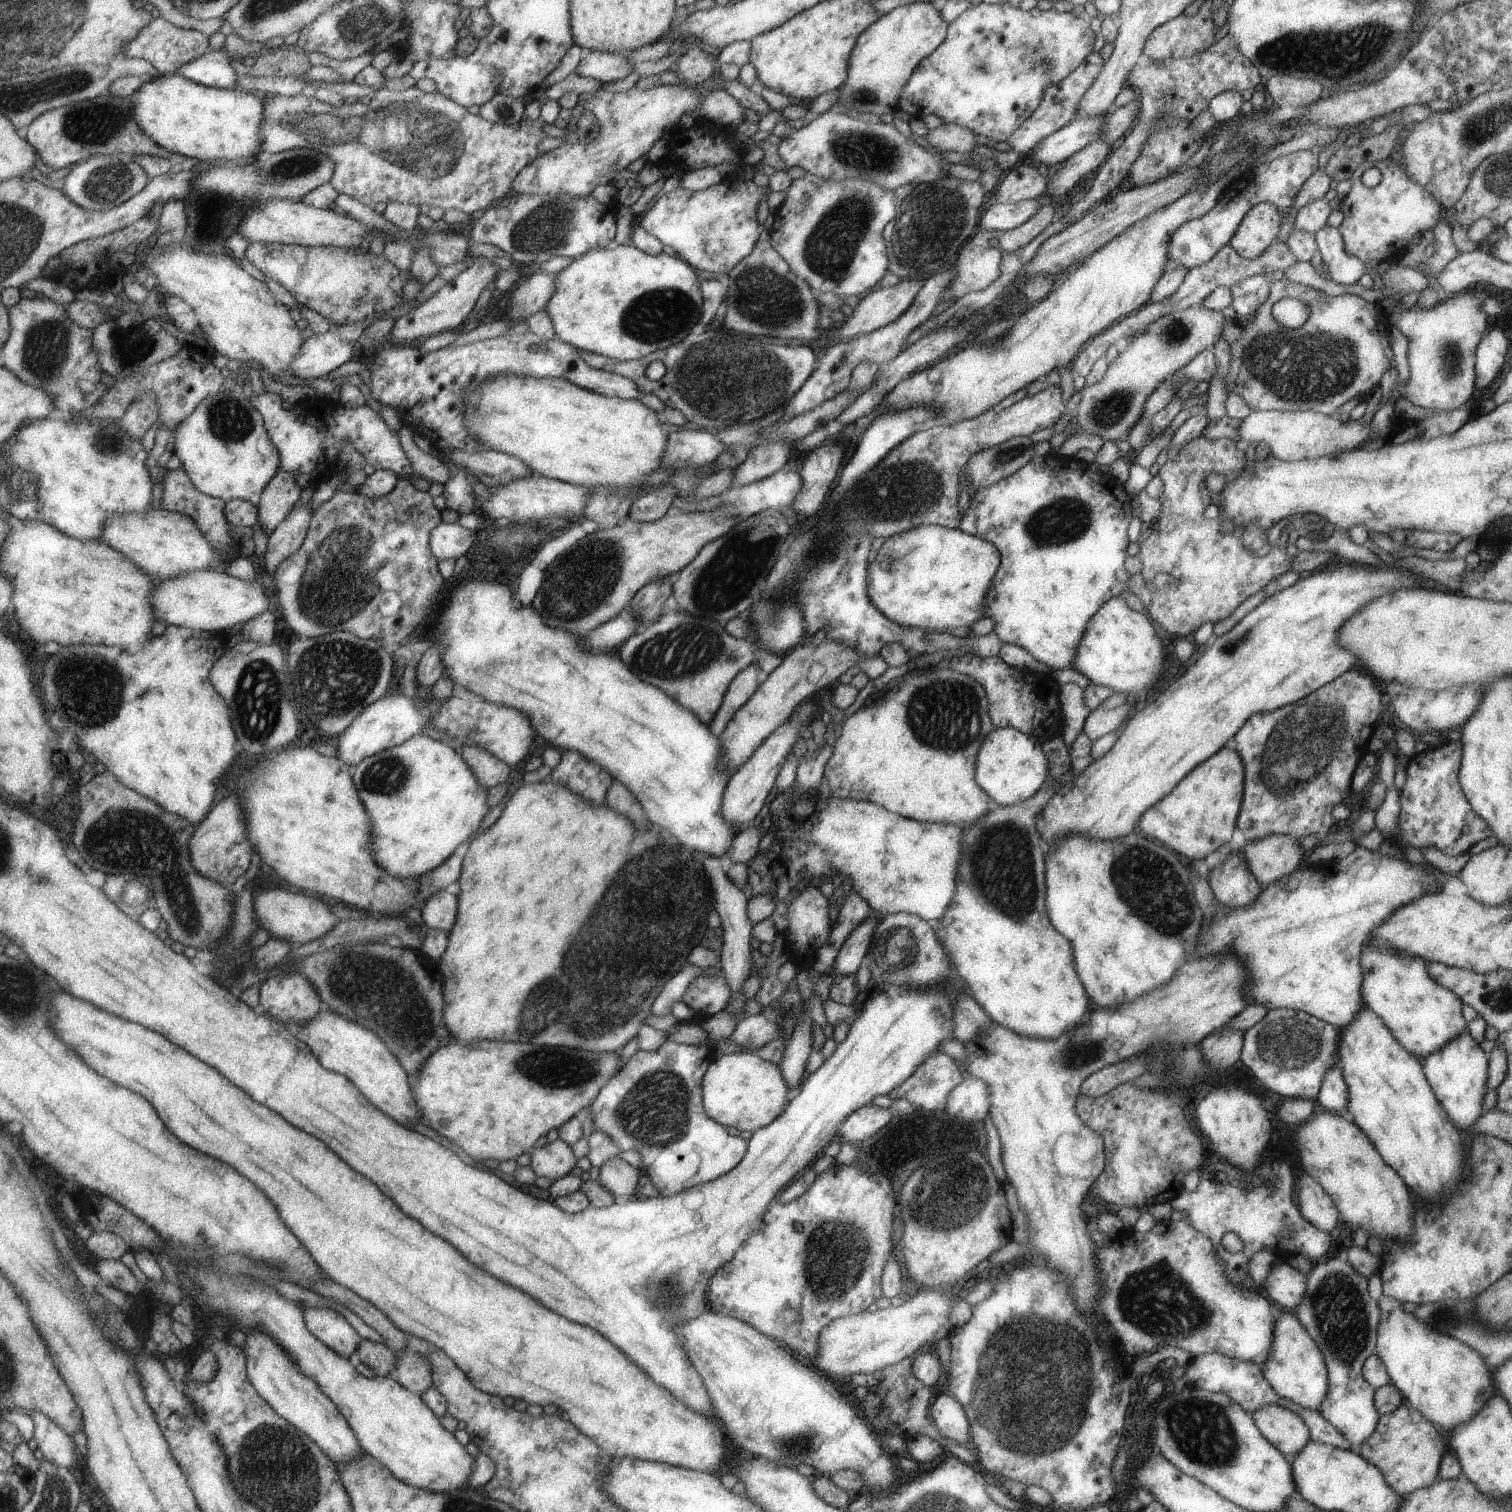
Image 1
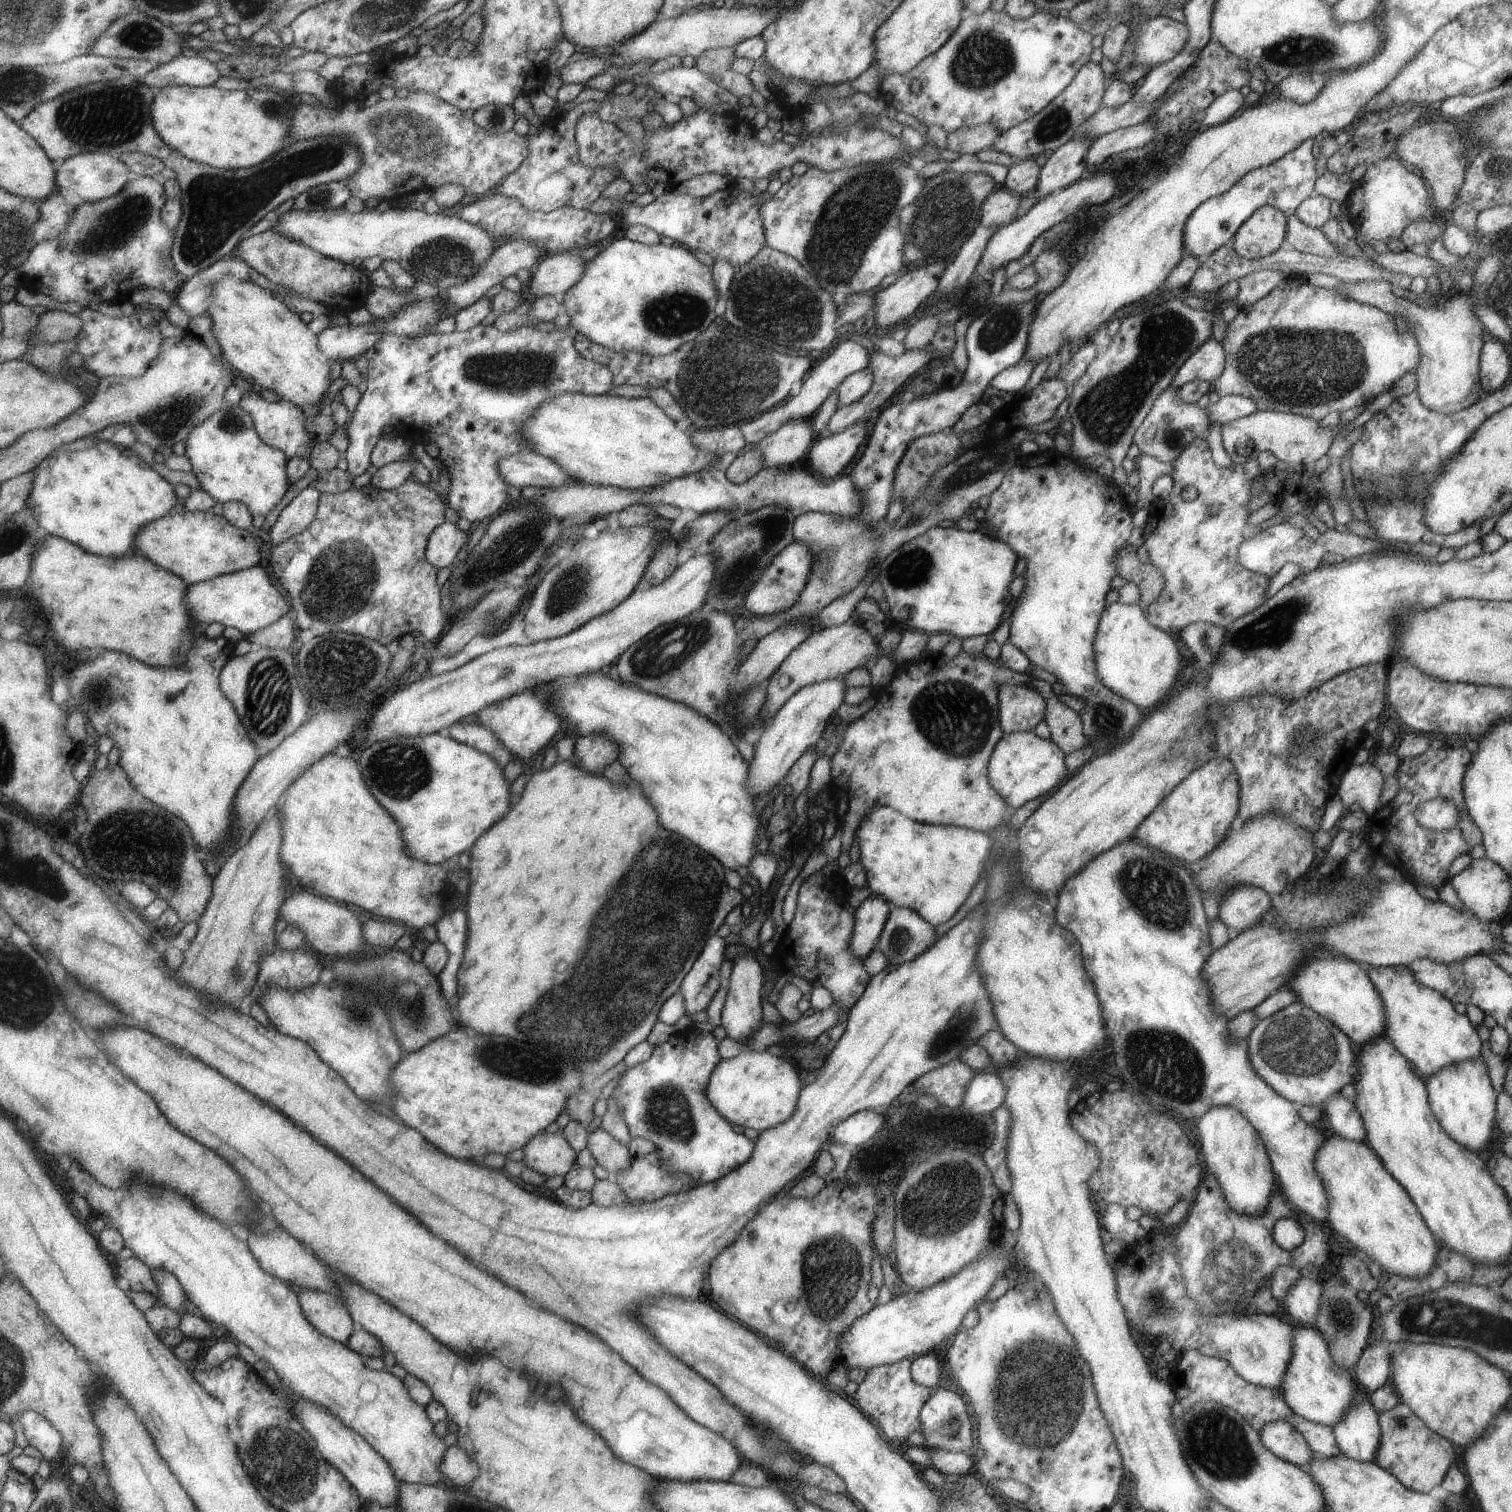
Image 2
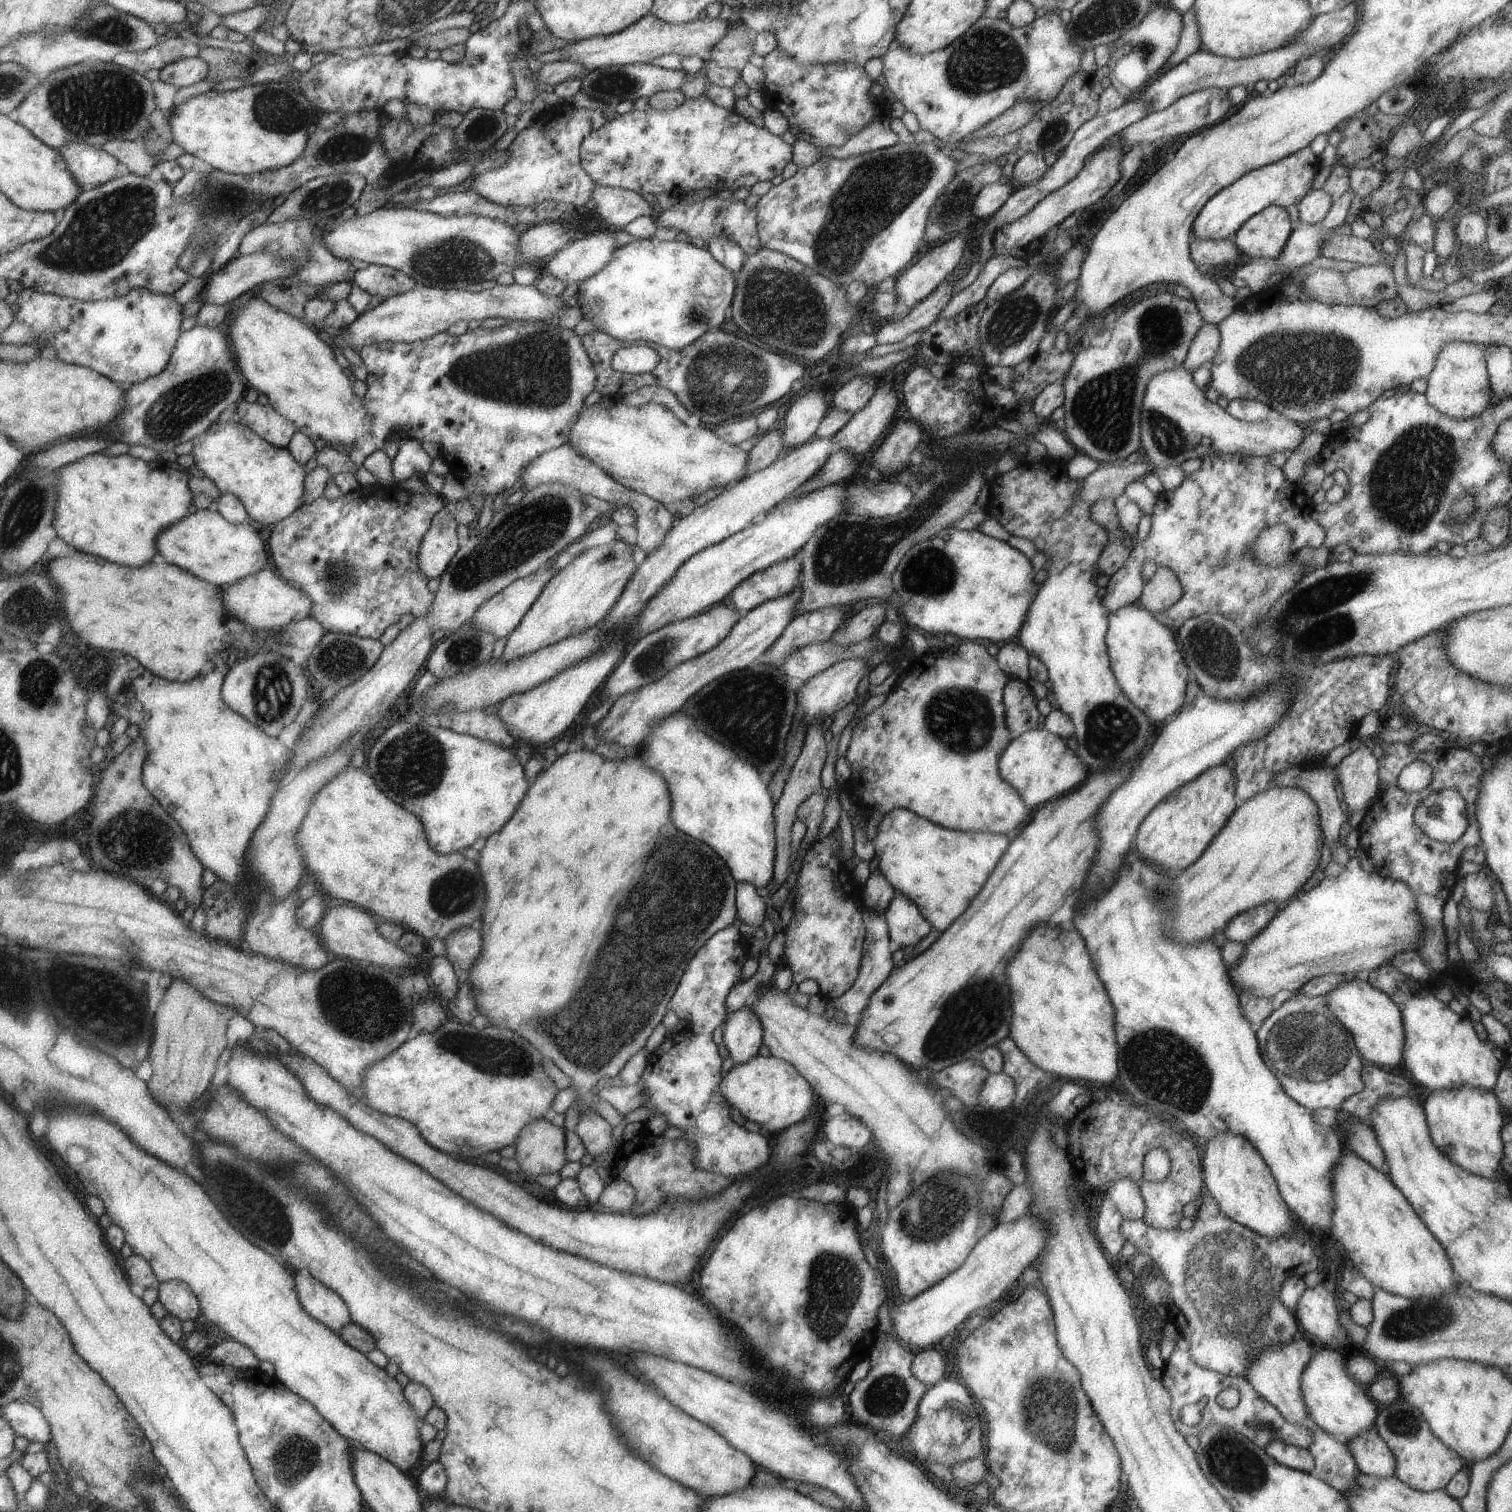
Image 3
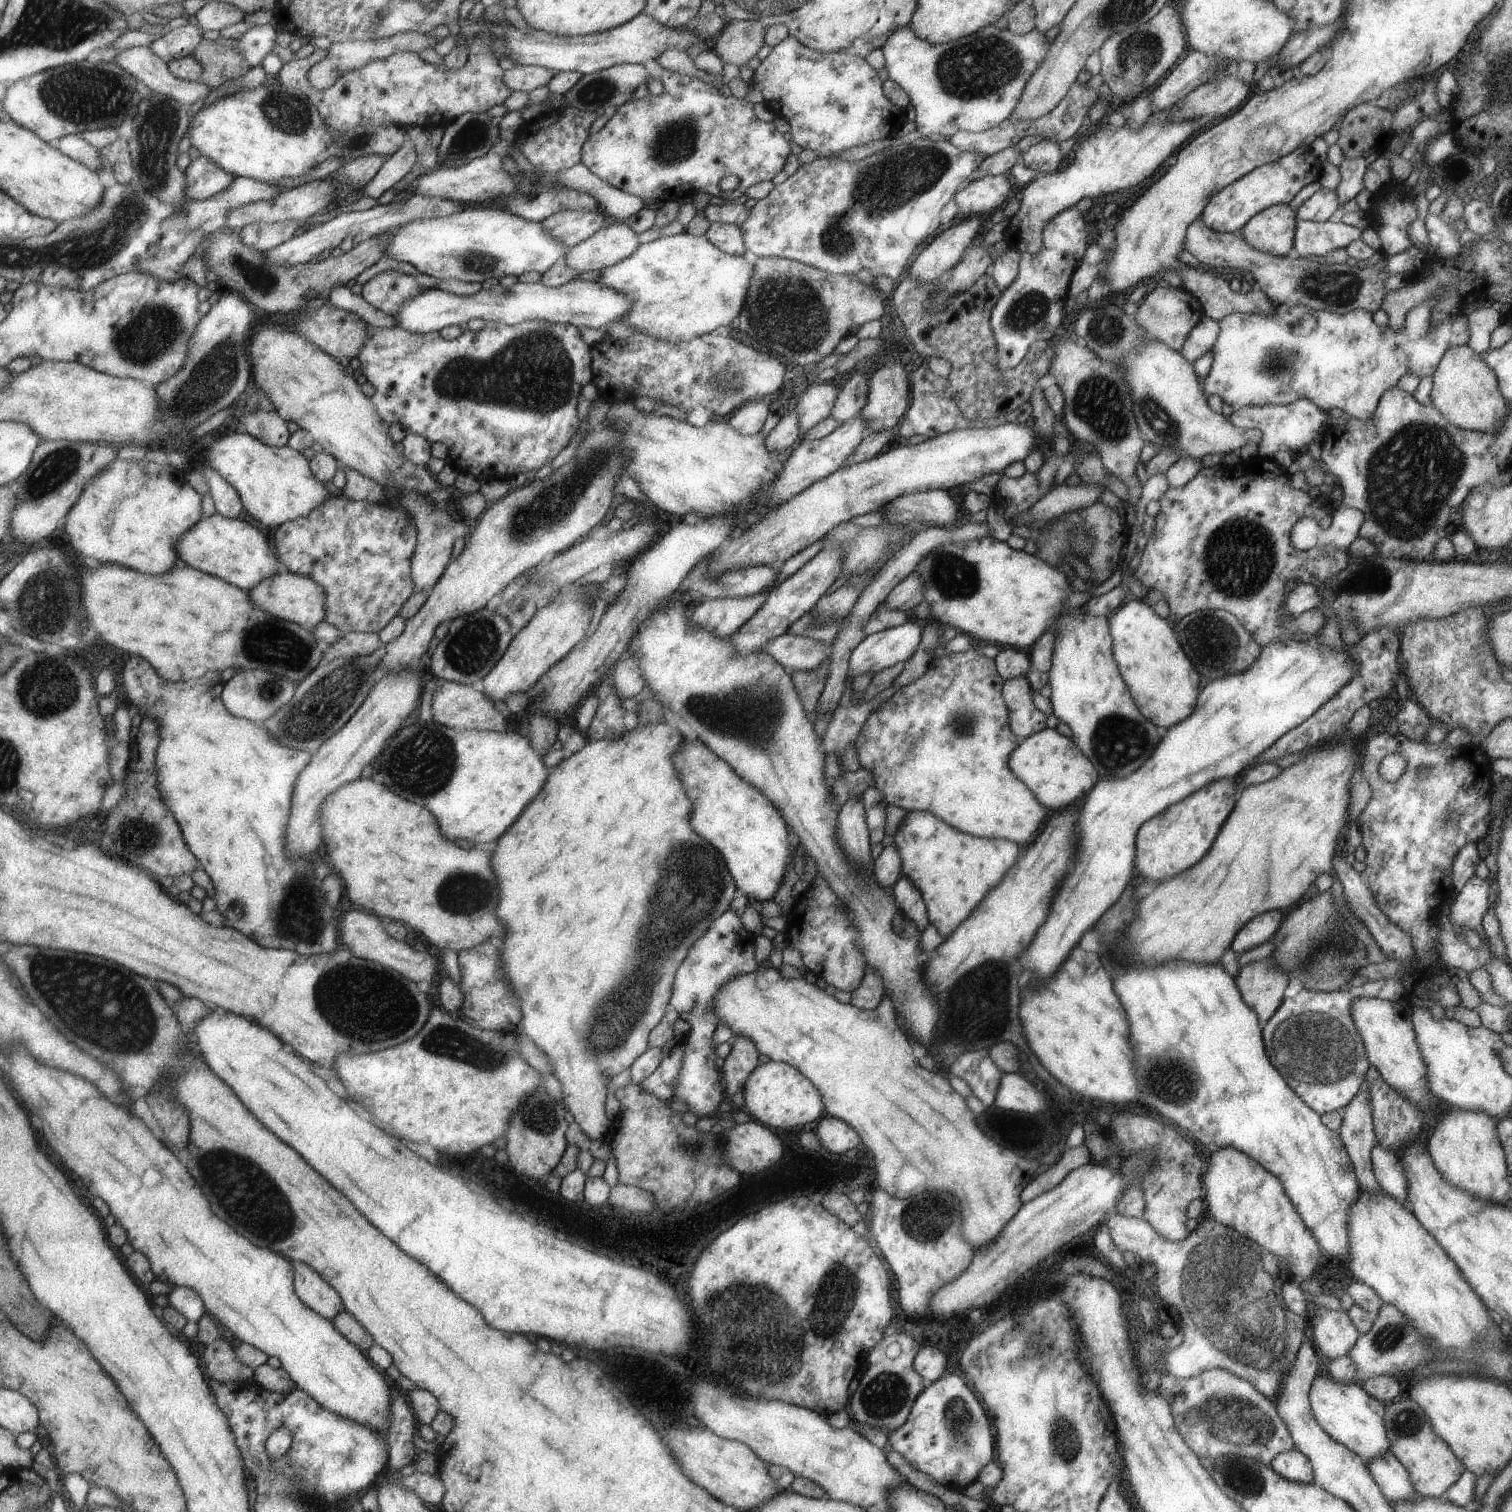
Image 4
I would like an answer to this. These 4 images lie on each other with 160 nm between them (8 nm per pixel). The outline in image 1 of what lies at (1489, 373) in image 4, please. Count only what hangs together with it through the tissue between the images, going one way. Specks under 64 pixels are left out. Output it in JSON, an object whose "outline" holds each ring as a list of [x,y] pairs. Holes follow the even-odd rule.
{"outline":[[[1469,289],[1456,295],[1450,294],[1449,299],[1437,302],[1433,307],[1420,309],[1413,306],[1405,309],[1399,304],[1387,311],[1390,326],[1399,329],[1399,332],[1407,339],[1406,357],[1409,375],[1401,396],[1409,400],[1411,404],[1431,408],[1431,410],[1452,411],[1470,398],[1476,377],[1474,371],[1476,346],[1491,326],[1491,321],[1483,312],[1480,302],[1474,296],[1474,289]]]}

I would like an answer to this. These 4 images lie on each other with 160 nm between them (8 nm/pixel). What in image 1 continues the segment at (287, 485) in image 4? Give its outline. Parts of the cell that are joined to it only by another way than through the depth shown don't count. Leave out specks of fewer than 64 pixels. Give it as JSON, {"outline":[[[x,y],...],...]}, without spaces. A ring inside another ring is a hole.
{"outline":[[[223,389],[215,395],[204,398],[196,410],[174,430],[171,440],[174,443],[173,450],[181,458],[183,467],[192,478],[193,484],[196,484],[202,493],[222,498],[226,503],[239,499],[257,506],[265,486],[272,480],[280,464],[280,454],[268,436],[260,412],[253,408],[249,399],[240,397],[232,390]]]}

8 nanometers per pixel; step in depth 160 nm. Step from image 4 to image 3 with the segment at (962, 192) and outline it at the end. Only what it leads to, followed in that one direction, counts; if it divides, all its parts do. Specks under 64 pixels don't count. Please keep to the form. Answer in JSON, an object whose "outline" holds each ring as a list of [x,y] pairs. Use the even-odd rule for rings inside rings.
{"outline":[[[999,182],[983,186],[971,202],[972,215],[977,218],[989,218],[1001,208],[1015,189],[1015,185],[999,184]]]}

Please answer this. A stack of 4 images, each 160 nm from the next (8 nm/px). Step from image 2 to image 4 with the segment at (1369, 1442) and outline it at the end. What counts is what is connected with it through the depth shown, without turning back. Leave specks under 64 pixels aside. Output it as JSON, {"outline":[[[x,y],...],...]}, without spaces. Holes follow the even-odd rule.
{"outline":[[[1391,1451],[1384,1455],[1366,1460],[1365,1466],[1379,1487],[1381,1494],[1394,1503],[1405,1499],[1414,1499],[1414,1492],[1406,1468]]]}

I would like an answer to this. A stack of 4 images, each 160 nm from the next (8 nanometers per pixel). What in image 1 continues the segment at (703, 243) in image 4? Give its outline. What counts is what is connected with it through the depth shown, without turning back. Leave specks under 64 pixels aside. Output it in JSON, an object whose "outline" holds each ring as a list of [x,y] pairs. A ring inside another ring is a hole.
{"outline":[[[632,244],[611,245],[605,249],[592,248],[591,250],[580,254],[578,257],[575,257],[569,265],[554,274],[554,291],[549,297],[549,300],[545,303],[544,311],[549,315],[552,329],[554,330],[554,336],[561,342],[570,344],[580,351],[587,351],[618,361],[628,361],[641,358],[642,356],[659,349],[663,350],[664,348],[679,342],[688,334],[691,327],[697,324],[701,301],[700,280],[697,278],[697,272],[679,257],[669,257],[663,252],[651,256],[636,249]]]}

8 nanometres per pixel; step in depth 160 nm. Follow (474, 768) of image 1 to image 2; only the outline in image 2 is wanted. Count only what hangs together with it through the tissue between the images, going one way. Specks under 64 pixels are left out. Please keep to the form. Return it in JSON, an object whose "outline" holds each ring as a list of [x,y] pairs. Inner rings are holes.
{"outline":[[[456,722],[446,730],[451,739],[489,755],[501,769],[513,758],[504,745],[493,736],[492,731],[476,722],[470,724]]]}

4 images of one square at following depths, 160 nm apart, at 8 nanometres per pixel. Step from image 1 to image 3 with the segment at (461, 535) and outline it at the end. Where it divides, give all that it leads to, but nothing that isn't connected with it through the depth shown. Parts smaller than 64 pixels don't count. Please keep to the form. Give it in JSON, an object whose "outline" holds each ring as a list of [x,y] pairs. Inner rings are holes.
{"outline":[[[441,508],[433,516],[427,532],[421,538],[417,552],[417,566],[419,572],[428,580],[441,577],[459,549],[460,542],[456,528],[457,522],[451,516],[451,512]]]}

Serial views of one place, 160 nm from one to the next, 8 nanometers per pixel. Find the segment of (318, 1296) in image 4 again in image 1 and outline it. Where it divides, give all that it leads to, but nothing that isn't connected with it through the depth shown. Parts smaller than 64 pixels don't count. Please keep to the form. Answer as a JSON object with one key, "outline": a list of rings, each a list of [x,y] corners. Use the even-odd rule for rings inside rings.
{"outline":[[[326,1307],[305,1308],[302,1317],[308,1331],[327,1348],[348,1360],[361,1338],[340,1314]]]}

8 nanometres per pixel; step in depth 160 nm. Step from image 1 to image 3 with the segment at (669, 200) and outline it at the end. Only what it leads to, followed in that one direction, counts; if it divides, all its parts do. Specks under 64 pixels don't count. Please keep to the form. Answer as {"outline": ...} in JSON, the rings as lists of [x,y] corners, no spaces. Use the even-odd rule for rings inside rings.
{"outline":[[[597,184],[593,186],[593,190],[591,190],[590,200],[596,204],[595,210],[599,214],[602,226],[610,230],[622,230],[631,220],[639,216],[649,216],[649,218],[655,216],[648,203],[645,202],[637,192],[599,186],[599,184]],[[711,194],[697,202],[681,200],[675,206],[661,210],[659,216],[654,218],[660,228],[672,228],[677,232],[683,232],[690,239],[702,238],[705,243],[713,236],[725,236],[731,242],[735,242],[746,256],[750,256],[760,250],[758,234],[756,232],[756,208],[745,206],[743,201],[721,198],[719,194]]]}

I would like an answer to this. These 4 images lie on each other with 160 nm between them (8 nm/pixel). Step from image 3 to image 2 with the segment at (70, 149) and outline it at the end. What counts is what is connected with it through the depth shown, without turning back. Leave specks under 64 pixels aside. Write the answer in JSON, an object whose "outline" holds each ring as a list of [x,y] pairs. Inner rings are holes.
{"outline":[[[85,153],[68,158],[57,172],[59,186],[72,190],[85,203],[97,201],[119,194],[132,180],[137,178],[137,173],[120,158],[107,153]]]}

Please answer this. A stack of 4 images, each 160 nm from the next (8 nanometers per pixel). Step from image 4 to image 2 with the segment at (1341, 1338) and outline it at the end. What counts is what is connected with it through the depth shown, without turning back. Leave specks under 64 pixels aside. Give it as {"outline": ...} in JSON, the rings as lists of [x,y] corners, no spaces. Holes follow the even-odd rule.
{"outline":[[[1297,1277],[1280,1300],[1285,1312],[1304,1326],[1313,1326],[1318,1311],[1320,1285],[1315,1279]]]}

